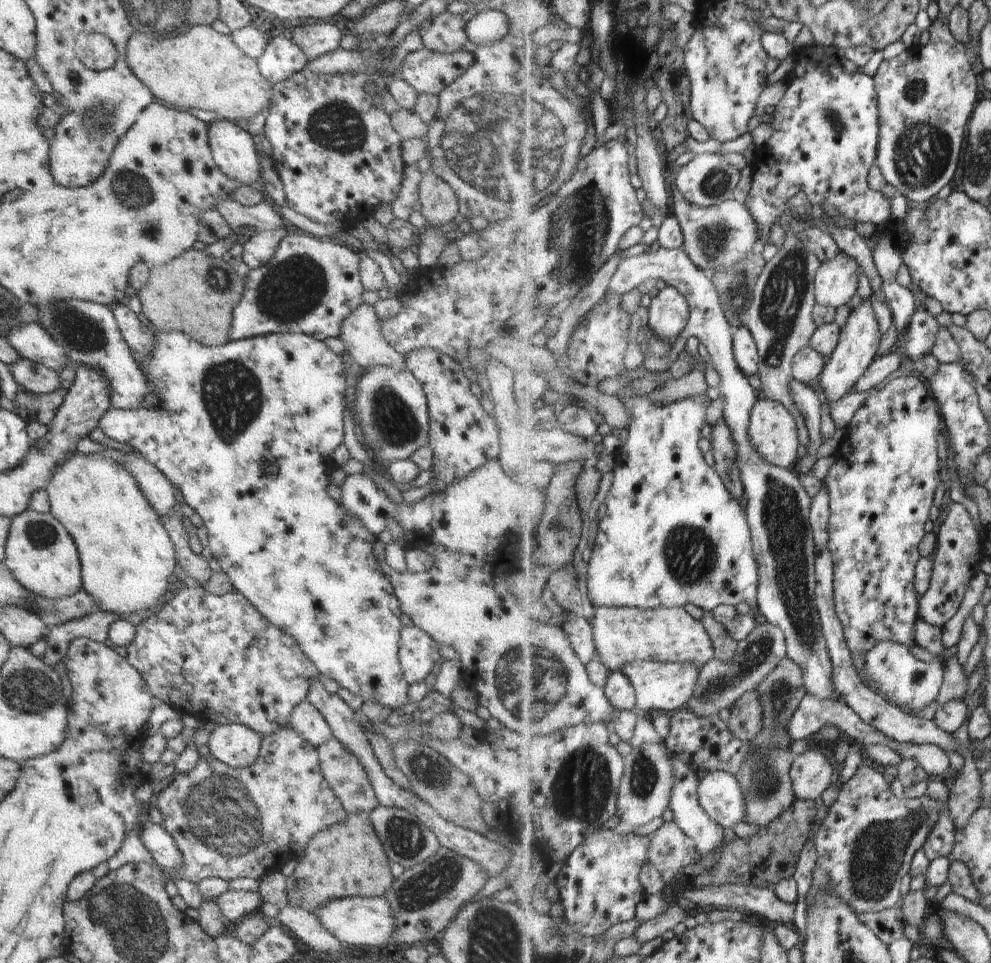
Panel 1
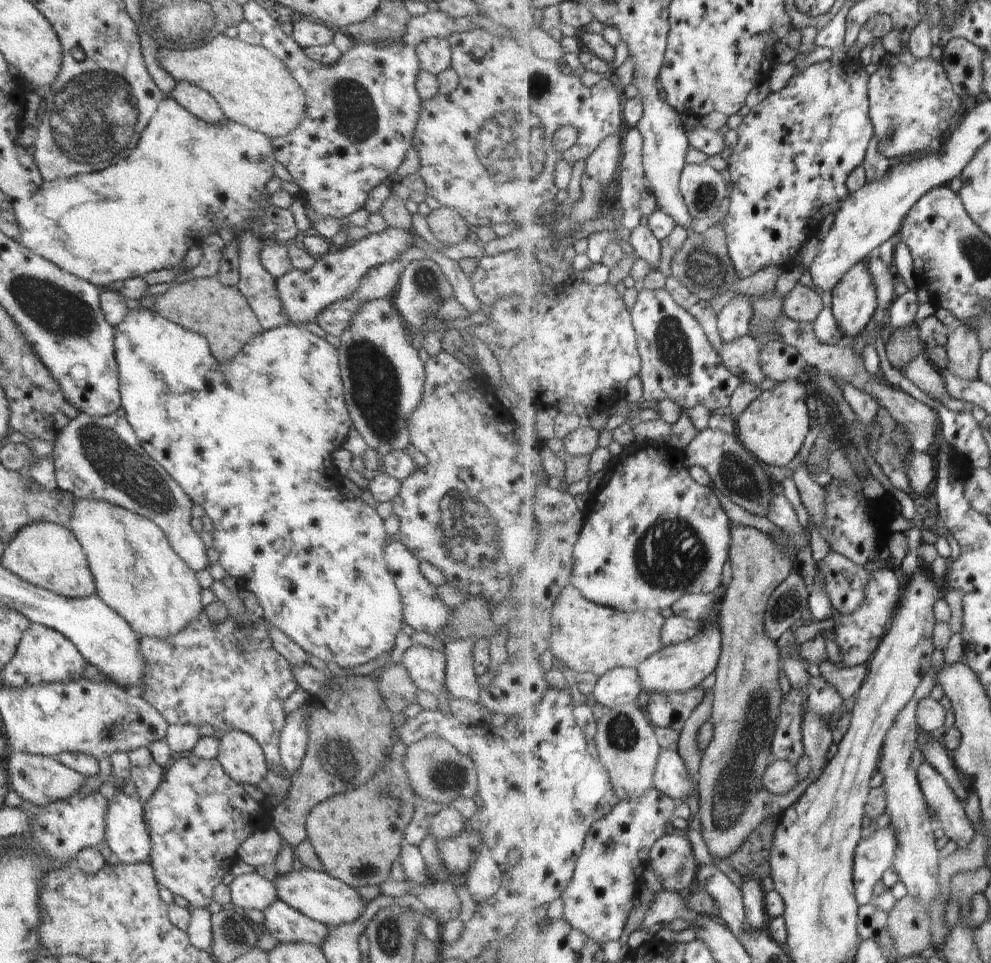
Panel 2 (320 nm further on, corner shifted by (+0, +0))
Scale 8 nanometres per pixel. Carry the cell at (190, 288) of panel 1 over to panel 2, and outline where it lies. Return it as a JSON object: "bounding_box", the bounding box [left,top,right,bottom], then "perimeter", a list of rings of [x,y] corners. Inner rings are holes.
{"bounding_box":[153,276,263,364],"perimeter":[[[216,276],[194,278],[170,286],[164,294],[157,296],[153,309],[162,318],[204,336],[210,353],[221,364],[230,362],[246,342],[263,332],[247,299],[237,286],[224,286]]]}

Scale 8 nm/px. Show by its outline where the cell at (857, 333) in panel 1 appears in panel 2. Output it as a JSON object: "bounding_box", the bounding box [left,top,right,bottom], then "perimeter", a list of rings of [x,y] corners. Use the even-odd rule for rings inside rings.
{"bounding_box":[833,261,879,339],"perimeter":[[[868,261],[856,264],[833,292],[833,310],[846,339],[860,336],[879,311],[879,288]]]}

